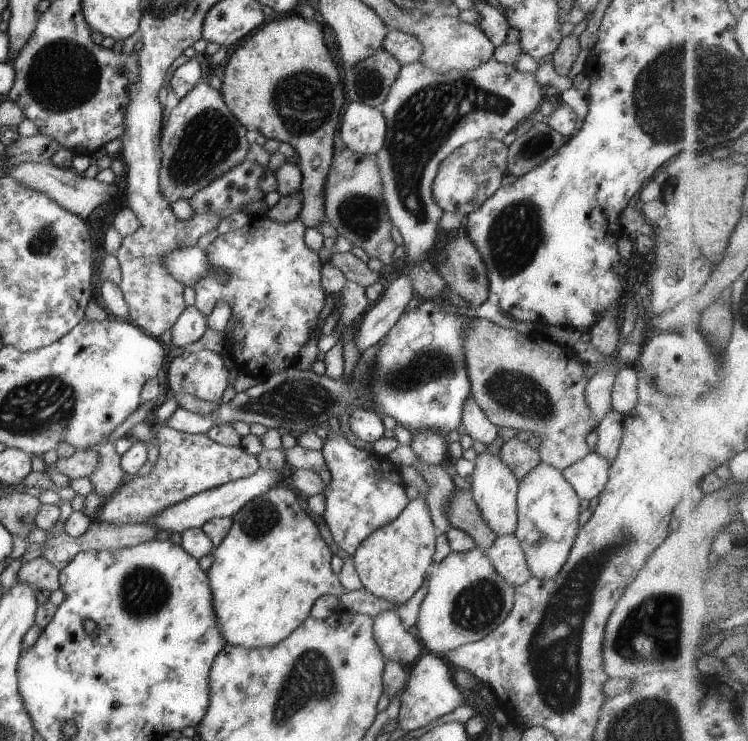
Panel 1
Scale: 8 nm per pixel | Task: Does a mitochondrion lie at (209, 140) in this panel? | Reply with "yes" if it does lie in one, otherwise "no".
yes

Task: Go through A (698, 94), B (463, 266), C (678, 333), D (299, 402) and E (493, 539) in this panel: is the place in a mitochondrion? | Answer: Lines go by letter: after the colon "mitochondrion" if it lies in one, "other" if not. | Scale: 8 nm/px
A: mitochondrion
B: mitochondrion
C: other
D: mitochondrion
E: other

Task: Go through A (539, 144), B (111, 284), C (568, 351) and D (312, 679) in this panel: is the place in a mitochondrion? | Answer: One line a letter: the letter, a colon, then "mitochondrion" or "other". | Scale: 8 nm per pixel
A: mitochondrion
B: other
C: other
D: mitochondrion

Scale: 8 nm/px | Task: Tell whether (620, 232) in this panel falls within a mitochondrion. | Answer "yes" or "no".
no

